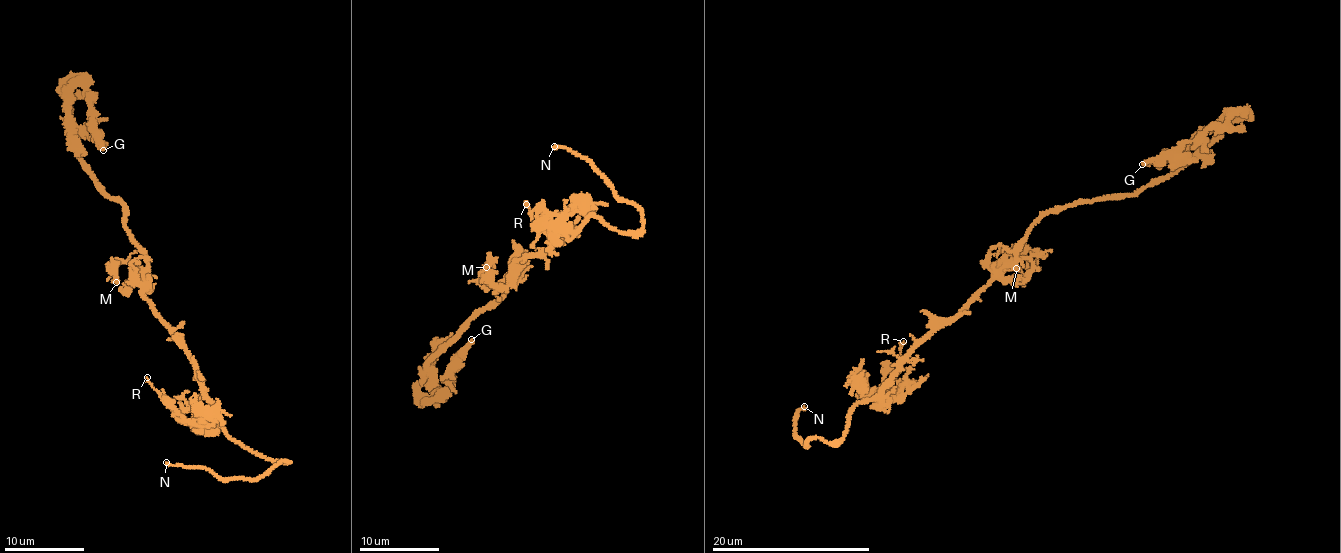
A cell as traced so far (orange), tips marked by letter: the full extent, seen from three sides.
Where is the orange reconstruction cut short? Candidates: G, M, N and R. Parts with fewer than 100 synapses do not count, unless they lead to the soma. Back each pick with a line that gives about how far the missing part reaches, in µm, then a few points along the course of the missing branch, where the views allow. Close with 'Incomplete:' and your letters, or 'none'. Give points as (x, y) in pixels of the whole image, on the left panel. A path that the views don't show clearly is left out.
N: Missing length about 25 µm. Course of what is missing: (166, 462), (121, 453), (164, 501), (177, 510), (203, 515)
Incomplete: N

